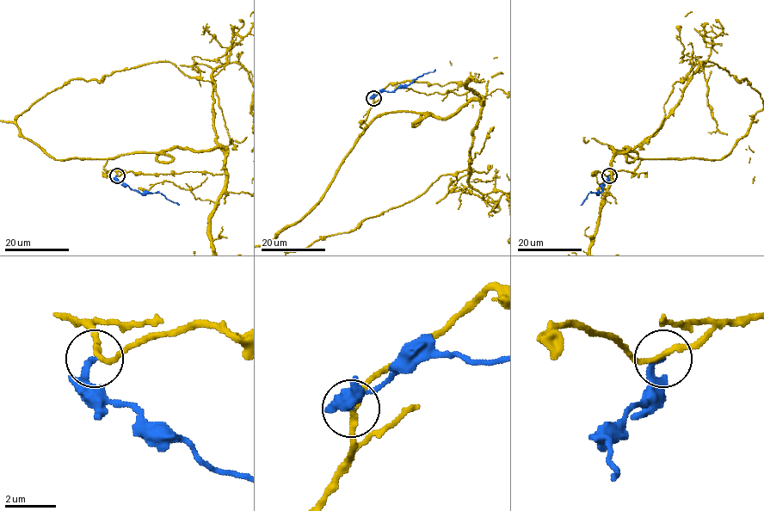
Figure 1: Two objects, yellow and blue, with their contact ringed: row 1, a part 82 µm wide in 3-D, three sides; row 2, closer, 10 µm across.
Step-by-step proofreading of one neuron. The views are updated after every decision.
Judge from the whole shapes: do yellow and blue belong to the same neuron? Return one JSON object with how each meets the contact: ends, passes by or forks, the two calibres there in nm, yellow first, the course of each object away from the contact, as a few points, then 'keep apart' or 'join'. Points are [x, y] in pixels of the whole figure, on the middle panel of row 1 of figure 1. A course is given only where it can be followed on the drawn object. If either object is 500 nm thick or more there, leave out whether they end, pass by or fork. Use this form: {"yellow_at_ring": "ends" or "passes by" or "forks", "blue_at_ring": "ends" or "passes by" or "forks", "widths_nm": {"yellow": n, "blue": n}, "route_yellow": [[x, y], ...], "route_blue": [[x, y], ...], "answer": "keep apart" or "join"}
{"yellow_at_ring": "passes by", "blue_at_ring": "ends", "widths_nm": {"yellow": 190, "blue": 200}, "route_blue": [[372, 97], [382, 91], [405, 87], [424, 73], [435, 70]], "answer": "keep apart"}

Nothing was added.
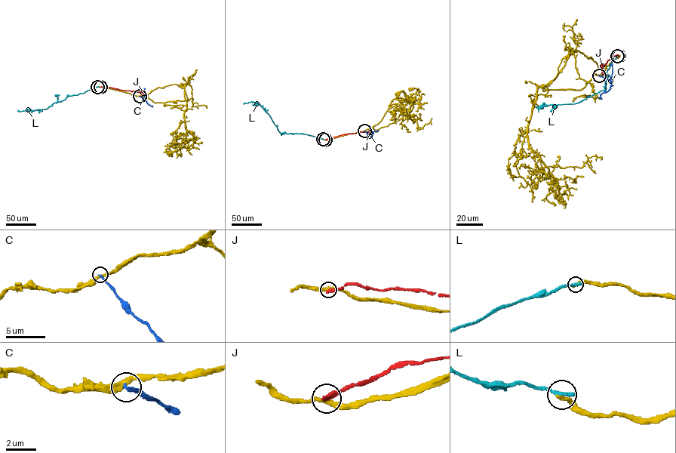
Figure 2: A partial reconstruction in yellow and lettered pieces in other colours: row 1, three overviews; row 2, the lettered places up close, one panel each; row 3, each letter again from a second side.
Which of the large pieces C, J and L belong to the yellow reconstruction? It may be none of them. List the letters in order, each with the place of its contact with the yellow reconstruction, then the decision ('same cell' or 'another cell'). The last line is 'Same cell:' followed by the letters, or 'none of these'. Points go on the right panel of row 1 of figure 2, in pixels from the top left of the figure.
C: contact (599, 75); another cell
J: contact (619, 56); another cell
L: contact (617, 56); another cell
Same cell: none of these

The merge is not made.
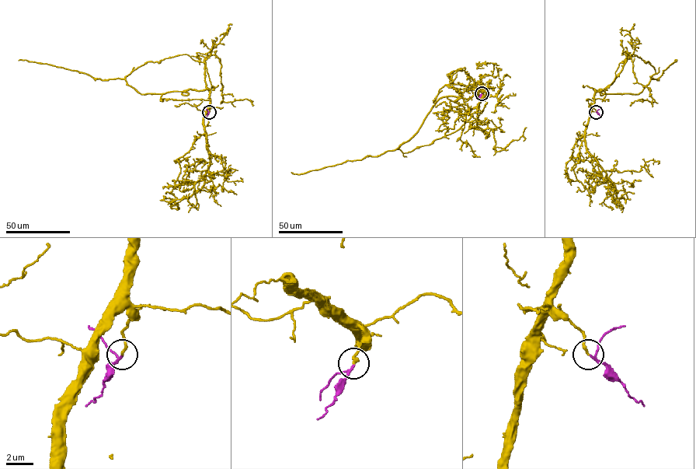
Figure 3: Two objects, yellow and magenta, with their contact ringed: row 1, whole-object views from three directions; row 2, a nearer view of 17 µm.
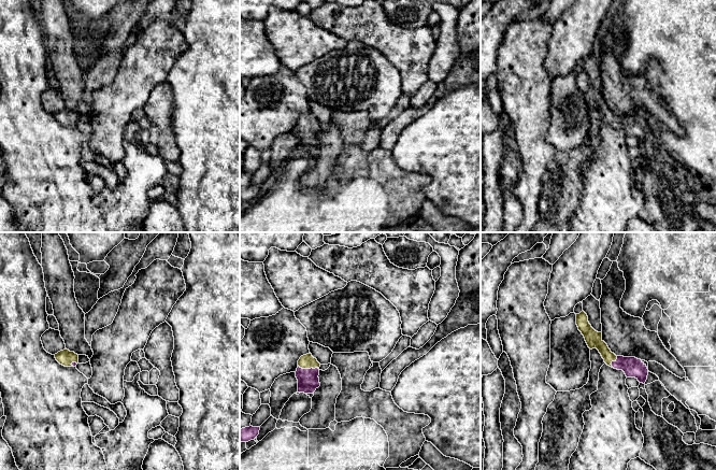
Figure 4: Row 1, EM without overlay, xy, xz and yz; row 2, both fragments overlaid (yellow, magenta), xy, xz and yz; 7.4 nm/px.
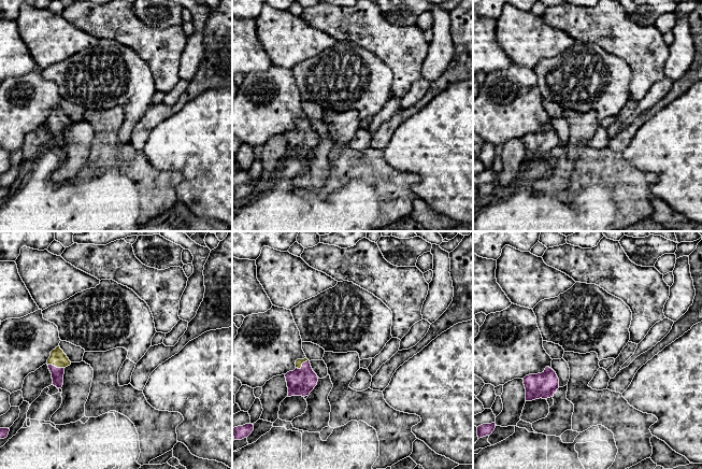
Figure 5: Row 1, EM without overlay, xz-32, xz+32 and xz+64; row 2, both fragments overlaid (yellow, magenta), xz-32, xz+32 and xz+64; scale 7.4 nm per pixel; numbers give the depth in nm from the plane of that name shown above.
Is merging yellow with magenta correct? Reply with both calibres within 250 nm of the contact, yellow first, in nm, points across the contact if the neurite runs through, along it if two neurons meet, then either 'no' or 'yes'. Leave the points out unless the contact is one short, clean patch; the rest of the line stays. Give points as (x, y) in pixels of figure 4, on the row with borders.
110/160 nm | across xz (306, 361), (309, 368), (308, 379) | yes

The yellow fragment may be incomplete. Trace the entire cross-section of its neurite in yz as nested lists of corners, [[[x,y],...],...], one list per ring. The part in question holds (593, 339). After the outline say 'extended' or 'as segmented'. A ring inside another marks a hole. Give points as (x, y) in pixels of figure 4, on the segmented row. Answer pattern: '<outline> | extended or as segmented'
[[[584,311],[576,314],[576,325],[584,336],[588,347],[590,350],[597,348],[607,366],[622,370],[627,378],[635,378],[640,383],[645,384],[648,369],[641,359],[616,356],[612,353],[607,344],[602,340],[602,332],[598,332],[591,327]]] | extended

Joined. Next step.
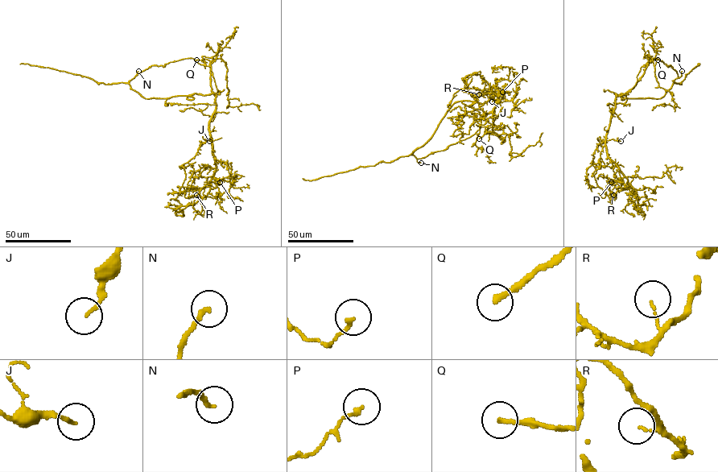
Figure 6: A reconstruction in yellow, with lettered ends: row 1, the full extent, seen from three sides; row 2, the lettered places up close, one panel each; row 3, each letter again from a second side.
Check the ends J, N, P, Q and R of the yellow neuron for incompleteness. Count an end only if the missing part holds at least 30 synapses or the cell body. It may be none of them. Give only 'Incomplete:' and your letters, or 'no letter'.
Incomplete: Q

